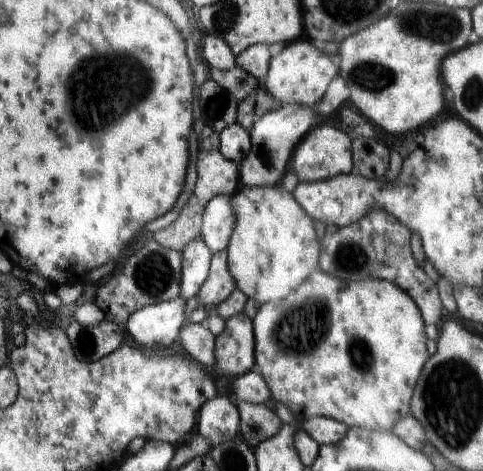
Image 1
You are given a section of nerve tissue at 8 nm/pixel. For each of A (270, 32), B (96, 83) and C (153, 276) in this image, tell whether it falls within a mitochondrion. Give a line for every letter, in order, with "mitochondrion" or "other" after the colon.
A: other
B: mitochondrion
C: mitochondrion

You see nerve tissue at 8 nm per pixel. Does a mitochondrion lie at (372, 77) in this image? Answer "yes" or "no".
yes

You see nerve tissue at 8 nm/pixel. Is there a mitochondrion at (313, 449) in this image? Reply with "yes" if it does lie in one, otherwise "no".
no

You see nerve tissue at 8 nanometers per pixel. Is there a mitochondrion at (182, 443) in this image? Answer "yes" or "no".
no

